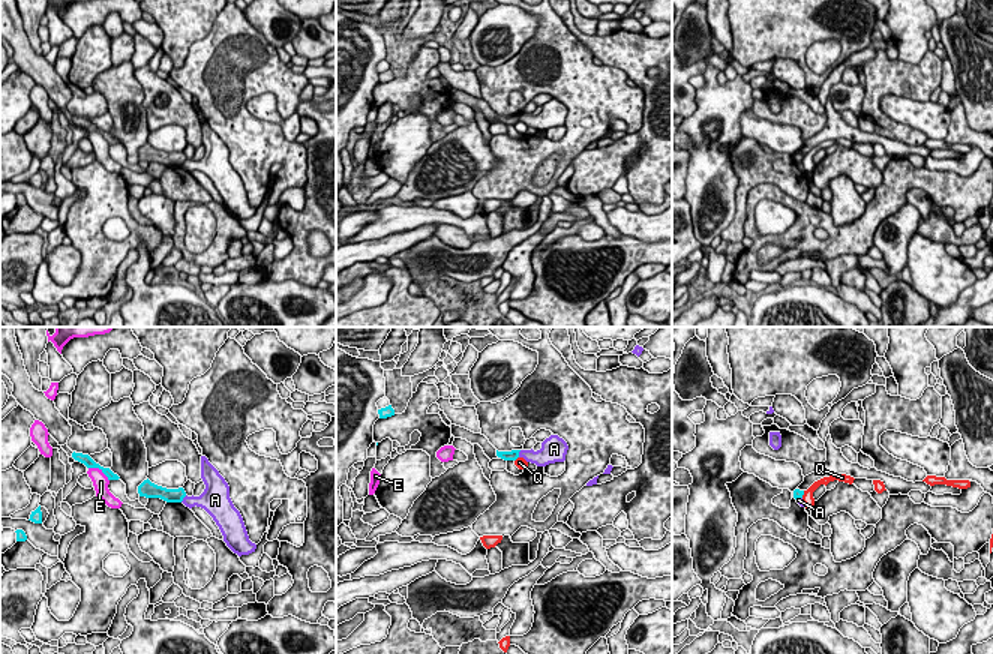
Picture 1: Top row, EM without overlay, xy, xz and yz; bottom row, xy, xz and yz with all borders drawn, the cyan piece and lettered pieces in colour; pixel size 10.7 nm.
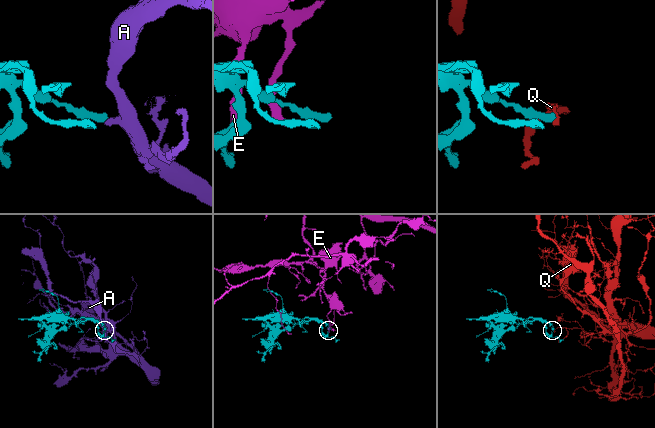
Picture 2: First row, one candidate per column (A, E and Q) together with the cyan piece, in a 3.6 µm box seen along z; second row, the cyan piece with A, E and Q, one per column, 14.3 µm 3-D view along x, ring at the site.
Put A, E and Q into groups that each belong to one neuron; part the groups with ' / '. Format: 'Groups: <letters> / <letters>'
Groups: A / E / Q

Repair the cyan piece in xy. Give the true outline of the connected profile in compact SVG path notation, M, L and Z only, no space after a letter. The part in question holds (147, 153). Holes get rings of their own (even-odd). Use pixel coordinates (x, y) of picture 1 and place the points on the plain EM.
M148 142L138 150L138 158L140 160L146 160L146 162L160 162L166 166L182 166L183 162L186 160L183 152L166 153L152 147Z

